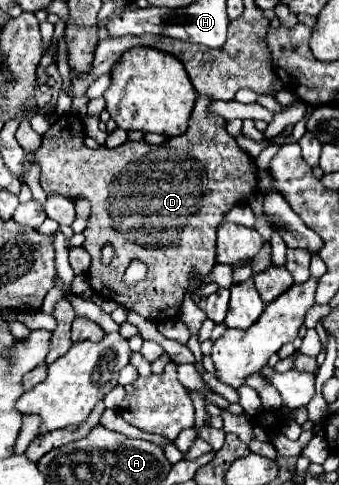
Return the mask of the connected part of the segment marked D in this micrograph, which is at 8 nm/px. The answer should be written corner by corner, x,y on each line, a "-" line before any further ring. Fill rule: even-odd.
198,98
186,134
168,138
158,146
144,140
128,140
118,148
92,150
82,142
82,122
76,116
60,116
44,134
42,146
36,150
36,158
42,168
40,184
46,192
58,192
70,200
88,198
92,202
92,214
88,228
84,230
84,248
92,256
92,266
88,270
88,282
92,290
102,298
114,300
152,322
162,322
180,314
190,272
198,270
200,274
208,274
214,268
216,226
232,206
246,202
254,192
258,192
254,160
244,150
240,150
236,140
226,132
226,120
218,114
206,112
206,106
208,98
-
166,230
178,230
180,238
156,238
-
106,244
114,246
114,258
110,264
104,264
100,254
-
132,260
142,260
148,268
148,276
144,282
128,286
122,282
122,276

